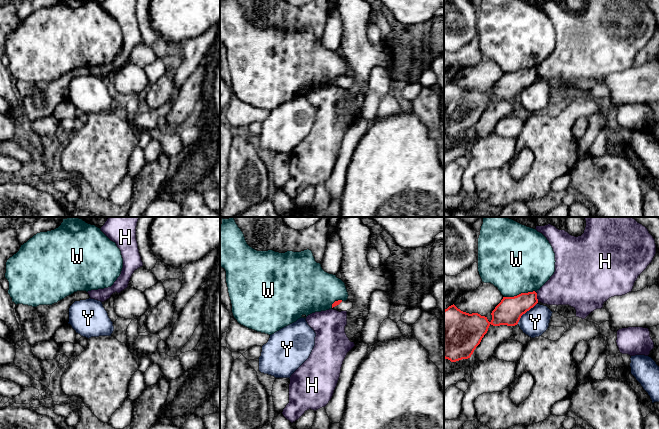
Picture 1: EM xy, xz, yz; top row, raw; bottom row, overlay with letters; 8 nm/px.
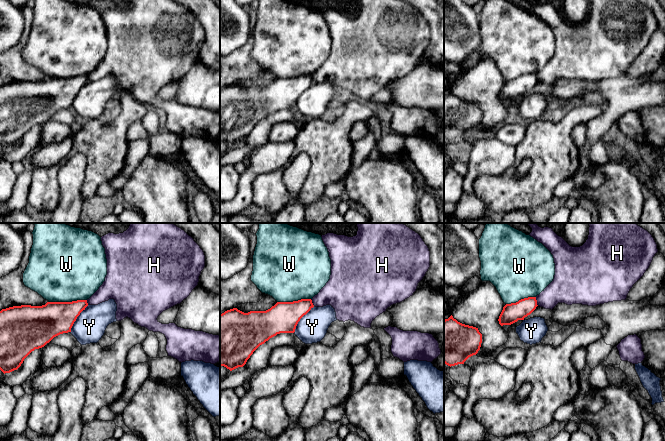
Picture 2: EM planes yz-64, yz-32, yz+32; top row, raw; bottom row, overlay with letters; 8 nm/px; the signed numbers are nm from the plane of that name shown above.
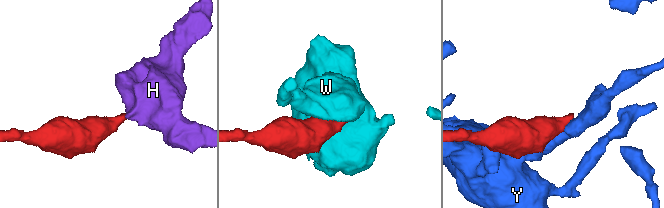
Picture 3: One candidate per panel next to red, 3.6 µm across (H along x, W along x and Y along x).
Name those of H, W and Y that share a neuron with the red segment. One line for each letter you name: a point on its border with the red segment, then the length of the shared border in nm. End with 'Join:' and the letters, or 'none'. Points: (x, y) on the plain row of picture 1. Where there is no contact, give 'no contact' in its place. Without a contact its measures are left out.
Join: none

